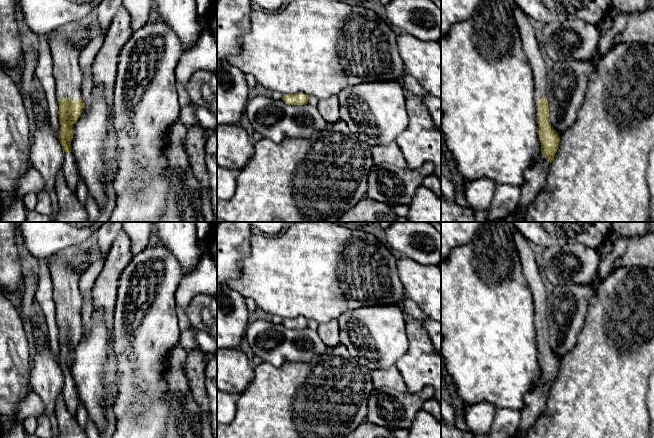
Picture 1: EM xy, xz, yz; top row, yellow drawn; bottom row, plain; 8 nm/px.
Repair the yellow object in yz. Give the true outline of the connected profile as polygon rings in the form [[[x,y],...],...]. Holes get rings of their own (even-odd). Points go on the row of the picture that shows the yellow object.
[[[514,9],[515,21],[519,30],[523,50],[533,69],[535,81],[535,102],[541,153],[524,172],[525,181],[521,186],[521,196],[516,210],[517,222],[524,222],[527,206],[541,190],[548,175],[548,169],[559,147],[560,137],[549,120],[549,108],[546,94],[547,68],[542,56],[539,27],[524,12]]]

